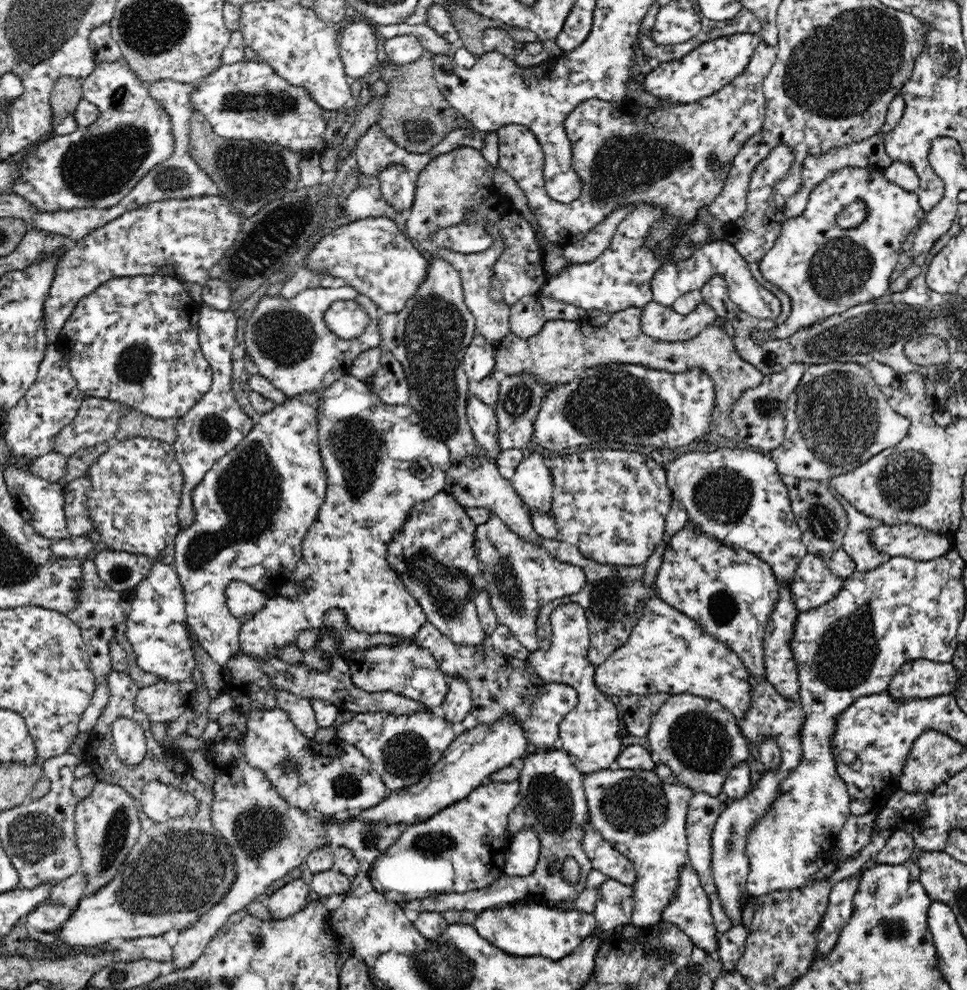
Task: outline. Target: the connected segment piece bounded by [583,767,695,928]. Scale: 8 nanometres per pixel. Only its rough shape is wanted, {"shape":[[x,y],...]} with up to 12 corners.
{"shape":[[655,771],[584,774],[590,823],[632,861],[632,924],[662,921],[695,794]]}

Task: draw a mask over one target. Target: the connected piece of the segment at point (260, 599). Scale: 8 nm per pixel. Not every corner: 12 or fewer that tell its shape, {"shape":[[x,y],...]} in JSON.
{"shape":[[242,581],[226,586],[229,612],[239,620],[260,612],[269,596]]}

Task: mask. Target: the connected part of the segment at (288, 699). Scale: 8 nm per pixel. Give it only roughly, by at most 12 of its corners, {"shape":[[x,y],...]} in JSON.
{"shape":[[276,690],[277,707],[308,738],[319,728],[310,699]]}

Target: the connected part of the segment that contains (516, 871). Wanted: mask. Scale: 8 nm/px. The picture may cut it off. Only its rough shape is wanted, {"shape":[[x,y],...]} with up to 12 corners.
{"shape":[[531,827],[517,832],[506,852],[504,873],[528,876],[541,843]]}

